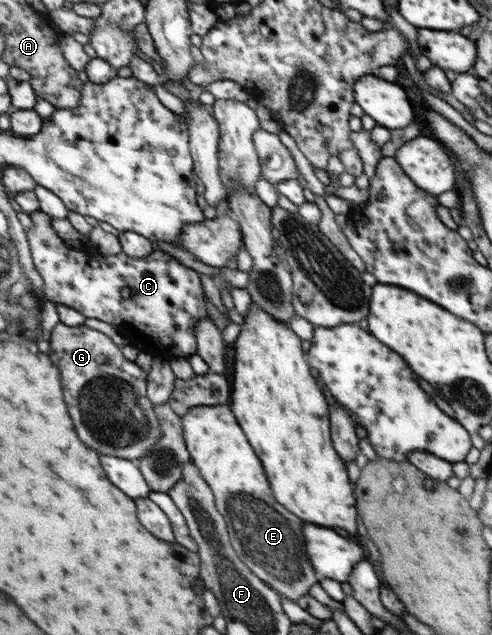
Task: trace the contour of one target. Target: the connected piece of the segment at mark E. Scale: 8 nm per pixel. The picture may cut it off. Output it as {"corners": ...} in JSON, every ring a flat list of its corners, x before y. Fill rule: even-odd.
{"corners":[[229,404,192,407,181,419,191,461,214,494,240,560,278,595,297,602,321,579,306,549,304,521,276,503,258,455,248,445]]}

